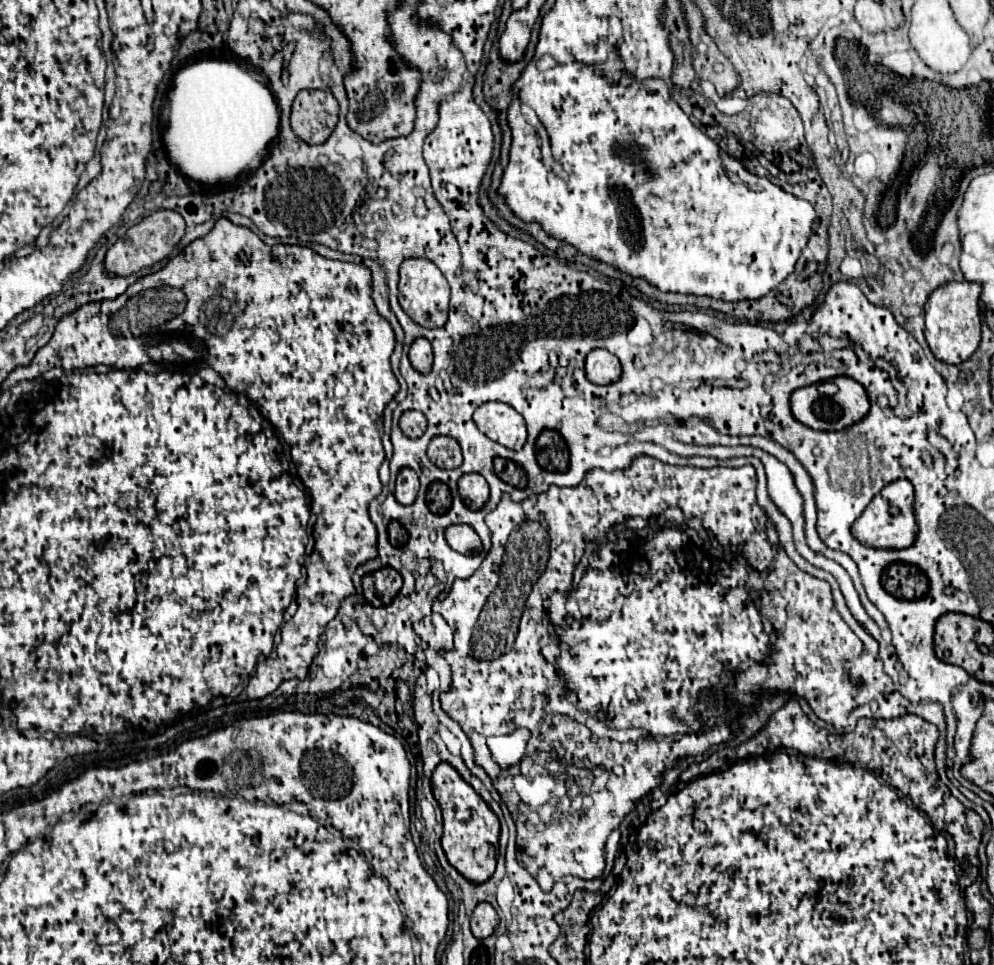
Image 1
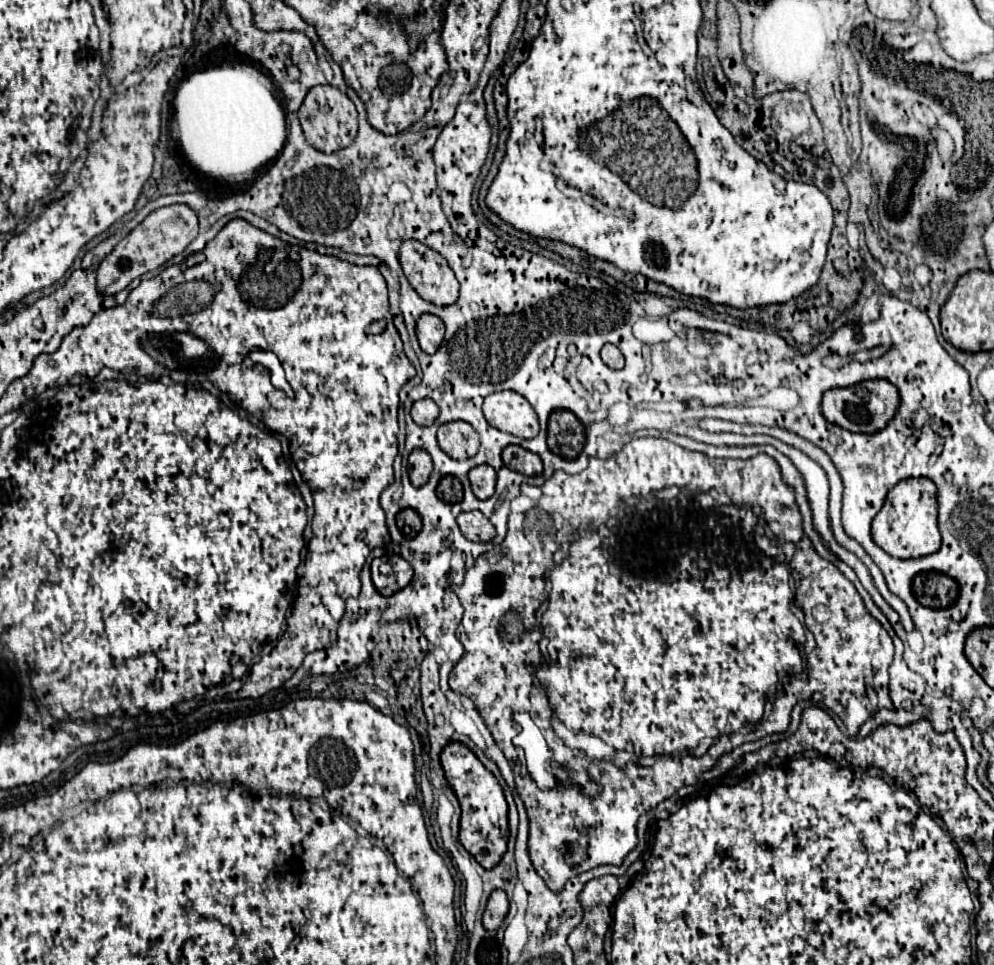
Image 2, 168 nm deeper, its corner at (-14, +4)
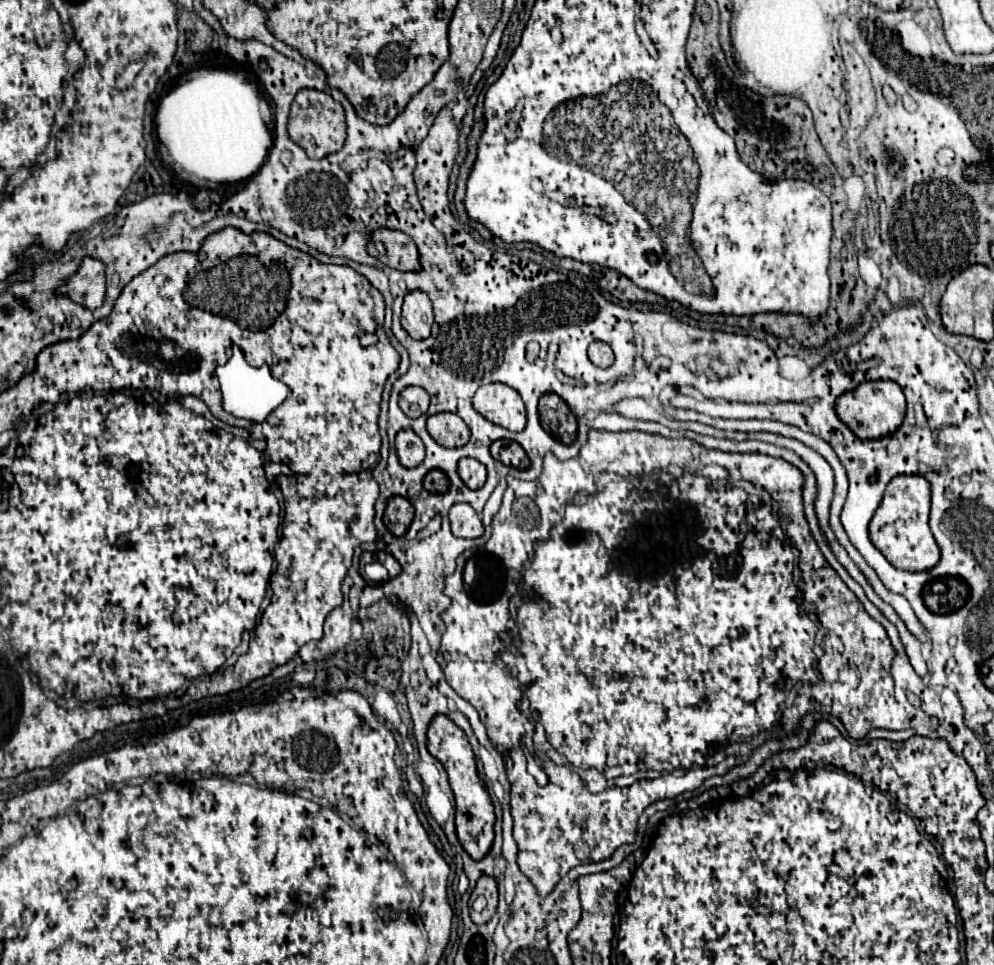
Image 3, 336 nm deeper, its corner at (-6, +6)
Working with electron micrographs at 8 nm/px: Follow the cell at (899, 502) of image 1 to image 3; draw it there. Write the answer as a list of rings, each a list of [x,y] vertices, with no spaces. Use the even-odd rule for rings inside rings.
[[[895,476],[869,522],[871,542],[895,568],[919,572],[939,562],[939,546],[929,530],[929,496],[931,486],[923,476]]]

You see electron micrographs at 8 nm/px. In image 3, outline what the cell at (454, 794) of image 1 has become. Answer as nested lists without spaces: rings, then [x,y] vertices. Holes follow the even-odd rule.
[[[447,716],[435,718],[431,722],[429,732],[427,732],[427,748],[429,752],[443,764],[451,790],[455,794],[455,826],[457,826],[457,836],[461,846],[467,850],[467,854],[473,860],[481,860],[487,856],[487,852],[493,846],[493,824],[495,824],[495,808],[491,802],[491,796],[477,776],[477,762],[475,754],[469,746],[469,740],[461,728],[457,728]]]

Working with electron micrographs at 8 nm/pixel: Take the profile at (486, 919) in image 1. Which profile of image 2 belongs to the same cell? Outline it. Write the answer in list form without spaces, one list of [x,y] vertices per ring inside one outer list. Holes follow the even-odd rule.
[[[493,890],[489,900],[487,900],[485,912],[483,912],[483,926],[489,932],[499,930],[499,926],[503,924],[505,916],[507,916],[507,910],[509,910],[509,900],[507,900],[505,892],[503,890]]]

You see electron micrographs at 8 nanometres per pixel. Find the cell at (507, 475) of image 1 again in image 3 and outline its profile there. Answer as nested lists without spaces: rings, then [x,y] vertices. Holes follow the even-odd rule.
[[[497,440],[493,446],[491,446],[491,454],[495,460],[503,462],[505,466],[513,466],[513,468],[519,468],[519,470],[527,470],[529,468],[529,460],[525,456],[525,452],[519,454],[519,444],[513,442],[513,440]]]

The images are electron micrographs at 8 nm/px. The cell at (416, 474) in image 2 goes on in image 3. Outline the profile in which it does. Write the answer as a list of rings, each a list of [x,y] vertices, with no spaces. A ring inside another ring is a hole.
[[[401,430],[395,440],[397,458],[405,468],[417,468],[425,458],[425,446],[413,430]]]

